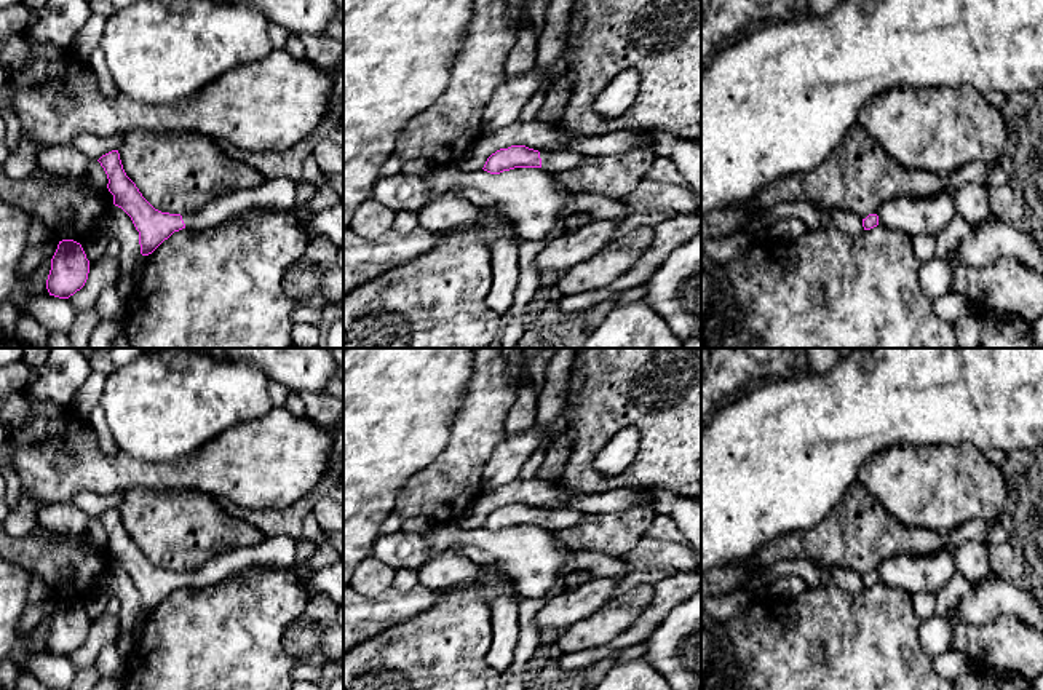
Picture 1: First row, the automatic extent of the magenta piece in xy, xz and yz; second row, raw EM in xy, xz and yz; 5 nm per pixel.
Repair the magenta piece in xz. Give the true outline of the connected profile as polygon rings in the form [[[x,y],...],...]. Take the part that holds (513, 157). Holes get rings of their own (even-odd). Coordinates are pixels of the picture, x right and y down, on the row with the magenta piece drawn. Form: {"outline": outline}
{"outline": [[[511,145],[492,153],[482,169],[490,174],[500,174],[514,168],[541,168],[556,174],[569,171],[585,160],[586,155],[569,150],[538,152],[525,145]]]}

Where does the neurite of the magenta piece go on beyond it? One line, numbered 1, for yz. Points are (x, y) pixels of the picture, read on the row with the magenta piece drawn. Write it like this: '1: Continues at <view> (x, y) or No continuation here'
1: No continuation here

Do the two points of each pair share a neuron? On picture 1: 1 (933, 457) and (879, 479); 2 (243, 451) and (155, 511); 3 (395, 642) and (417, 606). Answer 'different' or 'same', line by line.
1: same
2: different
3: different

